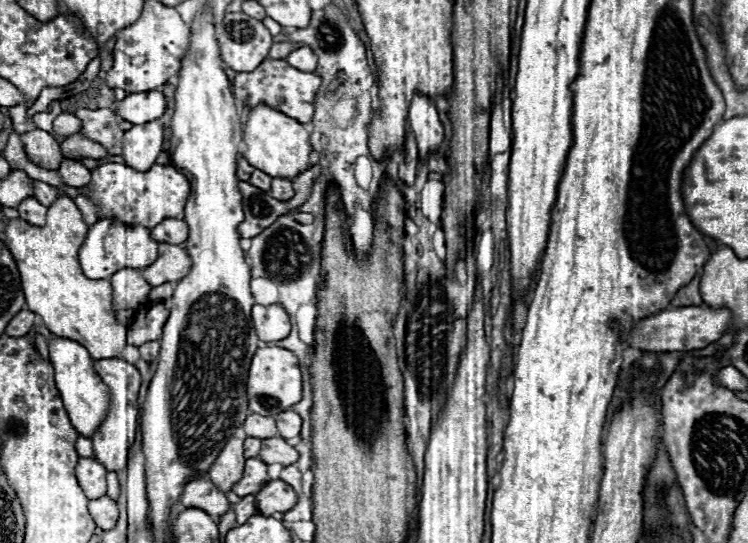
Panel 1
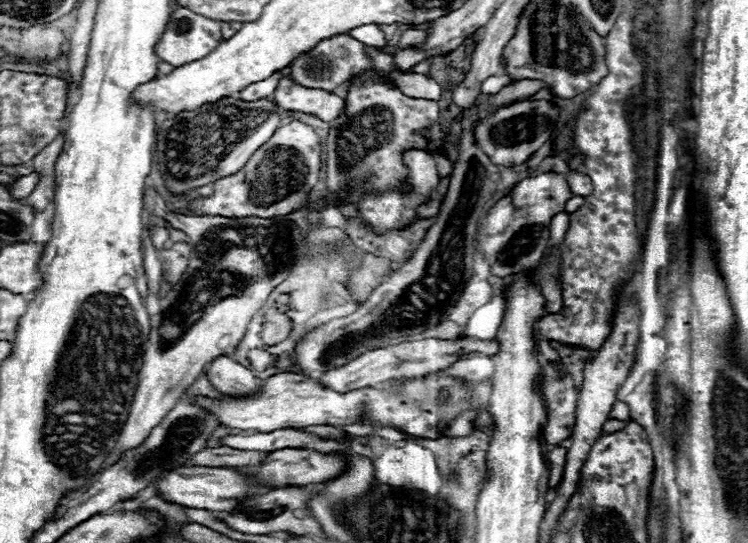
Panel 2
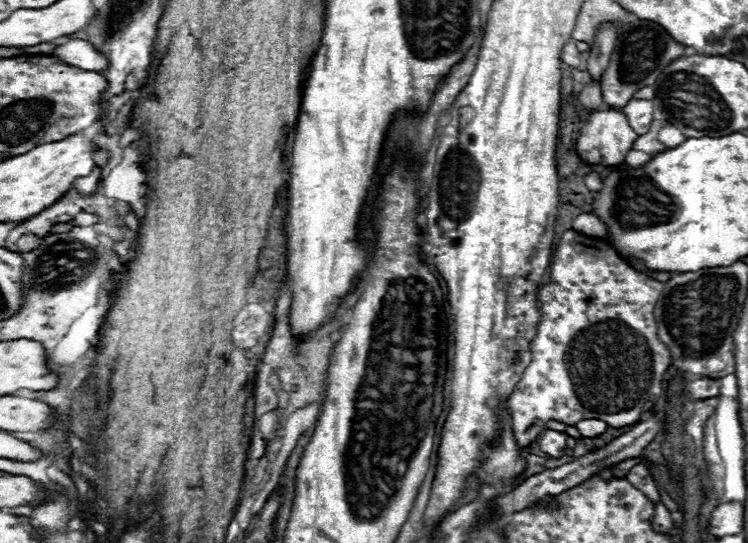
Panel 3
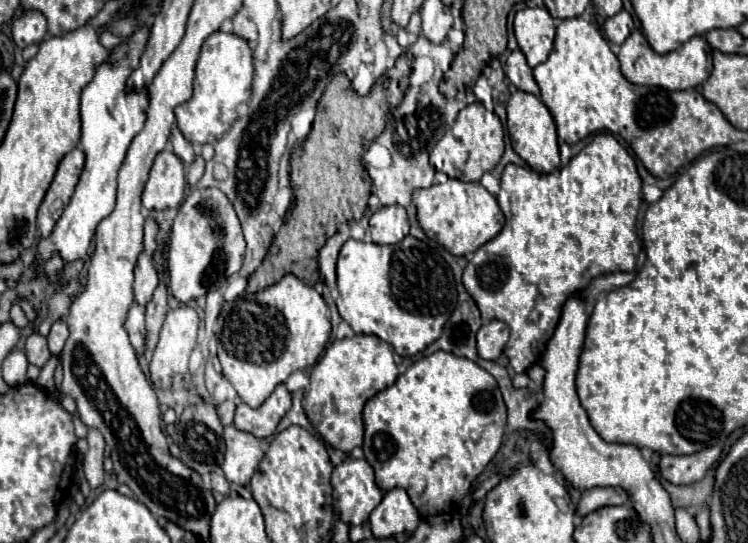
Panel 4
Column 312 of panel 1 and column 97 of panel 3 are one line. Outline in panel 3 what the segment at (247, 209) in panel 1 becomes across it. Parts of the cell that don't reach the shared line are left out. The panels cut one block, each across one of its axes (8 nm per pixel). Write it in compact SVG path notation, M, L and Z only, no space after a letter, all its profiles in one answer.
M94 166L94 168L92 168L92 172L90 172L88 176L78 178L78 180L74 182L74 188L76 188L76 192L78 192L78 194L88 196L88 194L92 194L92 192L96 190L98 180L100 180L100 168L98 168L98 166Z

